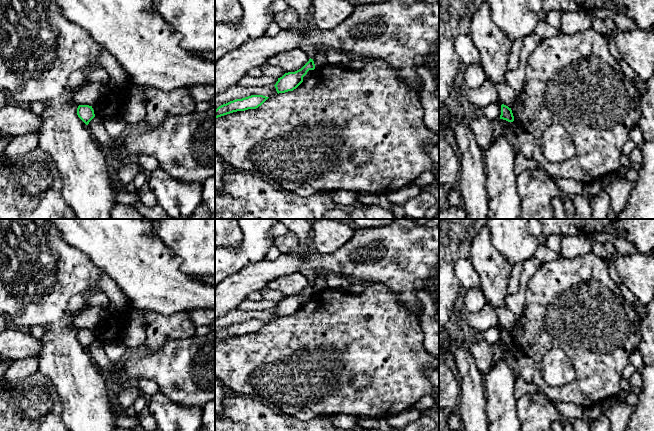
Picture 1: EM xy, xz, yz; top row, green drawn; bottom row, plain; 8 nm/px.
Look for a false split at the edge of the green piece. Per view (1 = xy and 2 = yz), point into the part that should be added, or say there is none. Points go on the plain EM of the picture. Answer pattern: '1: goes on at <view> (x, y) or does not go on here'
1: does not go on here
2: does not go on here

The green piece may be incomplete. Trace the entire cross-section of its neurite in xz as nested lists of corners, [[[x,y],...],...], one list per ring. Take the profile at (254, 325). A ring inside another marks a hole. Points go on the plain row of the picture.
[[[251,319],[242,323],[236,323],[219,330],[215,334],[215,342],[248,333],[256,333],[261,330],[269,321],[263,319]]]

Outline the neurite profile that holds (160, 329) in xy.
[[[143,311],[143,313],[146,340],[142,349],[158,351],[171,340],[195,336],[196,326],[191,320],[190,312],[177,312],[168,316],[152,311]]]

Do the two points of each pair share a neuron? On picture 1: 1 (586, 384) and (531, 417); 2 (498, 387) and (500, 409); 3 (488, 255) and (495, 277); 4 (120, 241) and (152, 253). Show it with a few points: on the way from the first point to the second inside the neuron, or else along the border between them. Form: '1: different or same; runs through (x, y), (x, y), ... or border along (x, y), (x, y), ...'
1: different; border along (539, 391), (549, 398)
2: same; runs through (499, 392), (501, 404)
3: same; runs through (487, 260), (494, 272)
4: same; runs through (128, 249), (132, 253), (144, 253)

